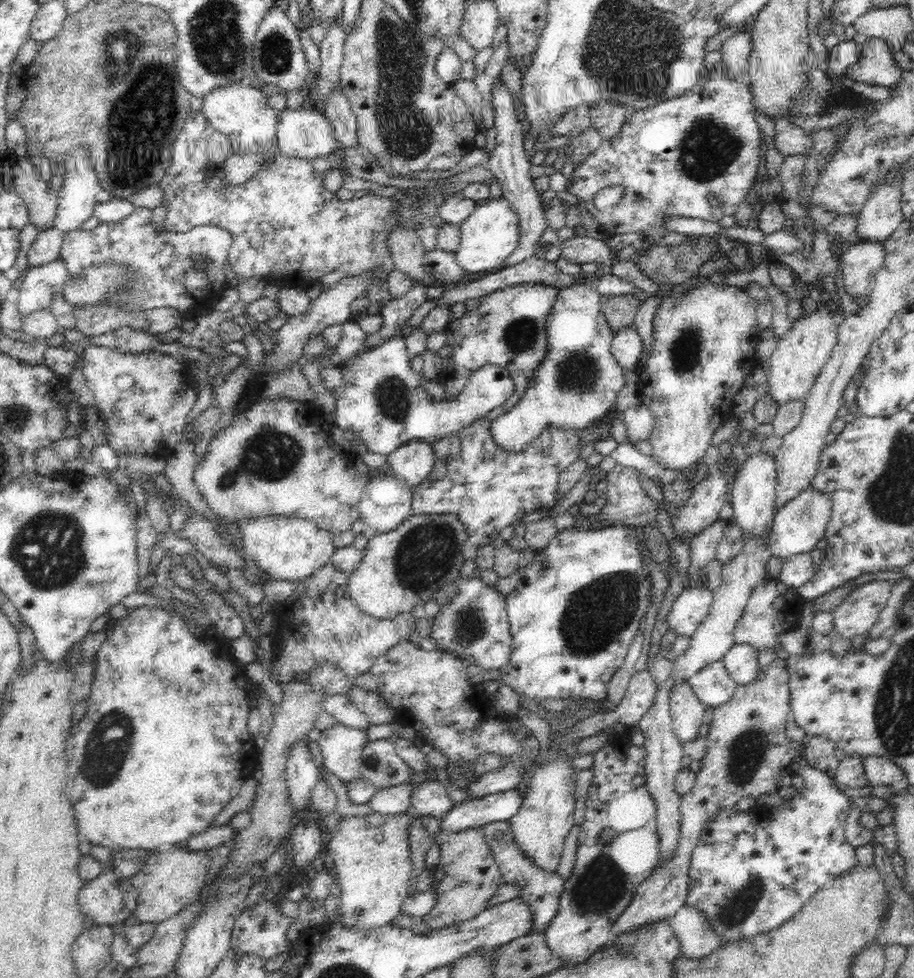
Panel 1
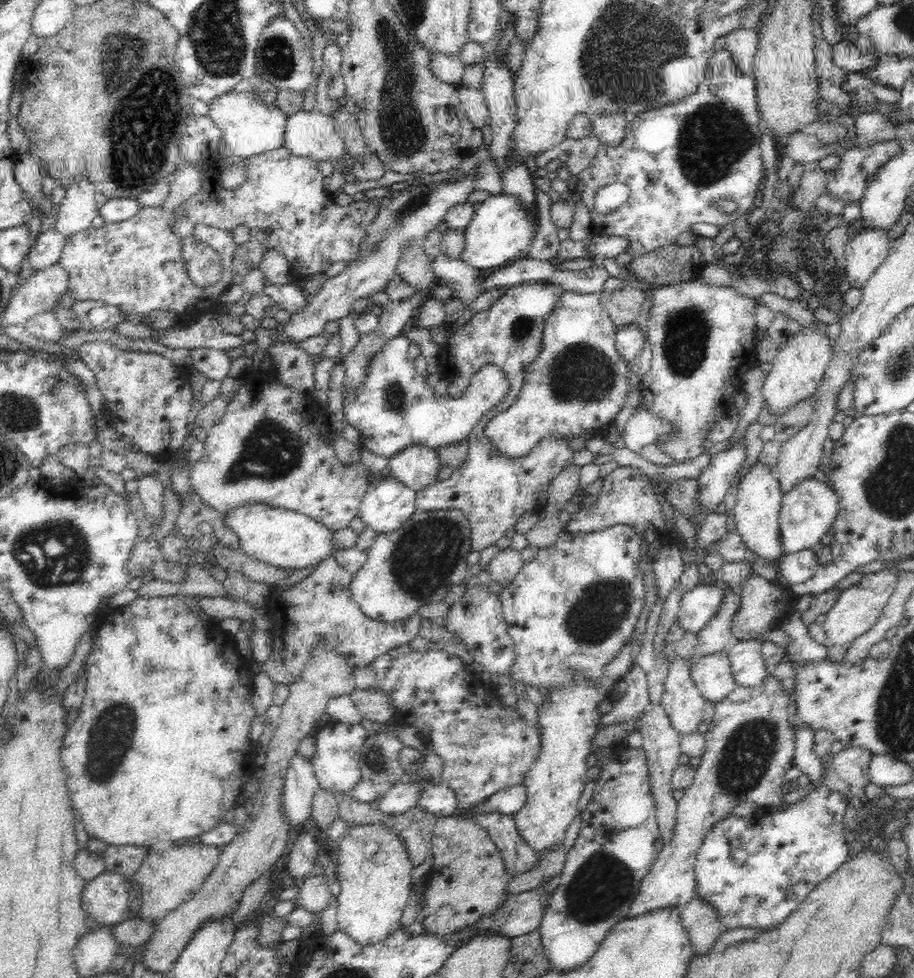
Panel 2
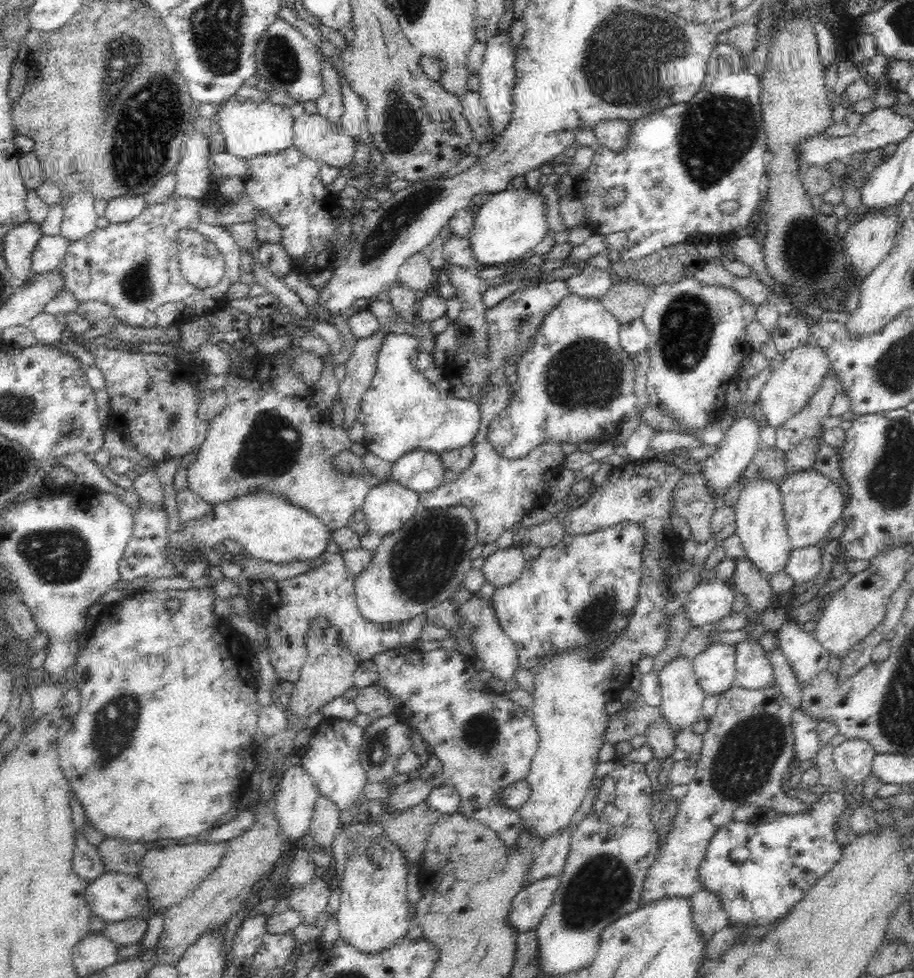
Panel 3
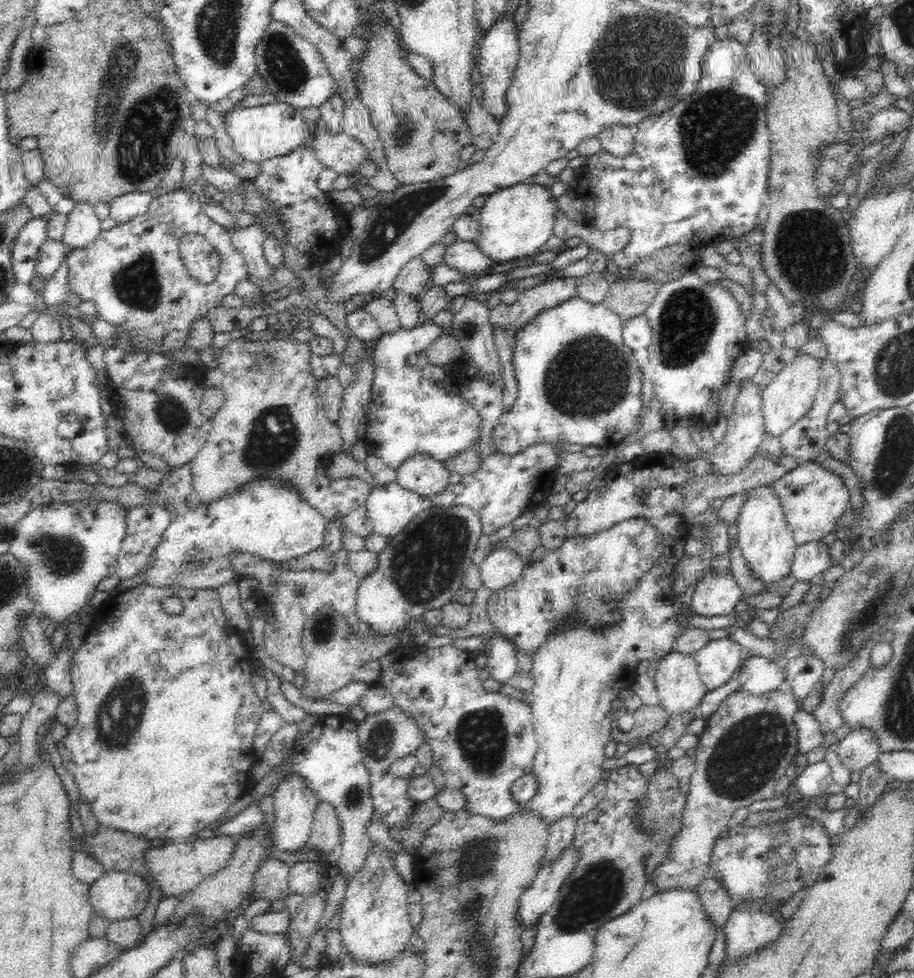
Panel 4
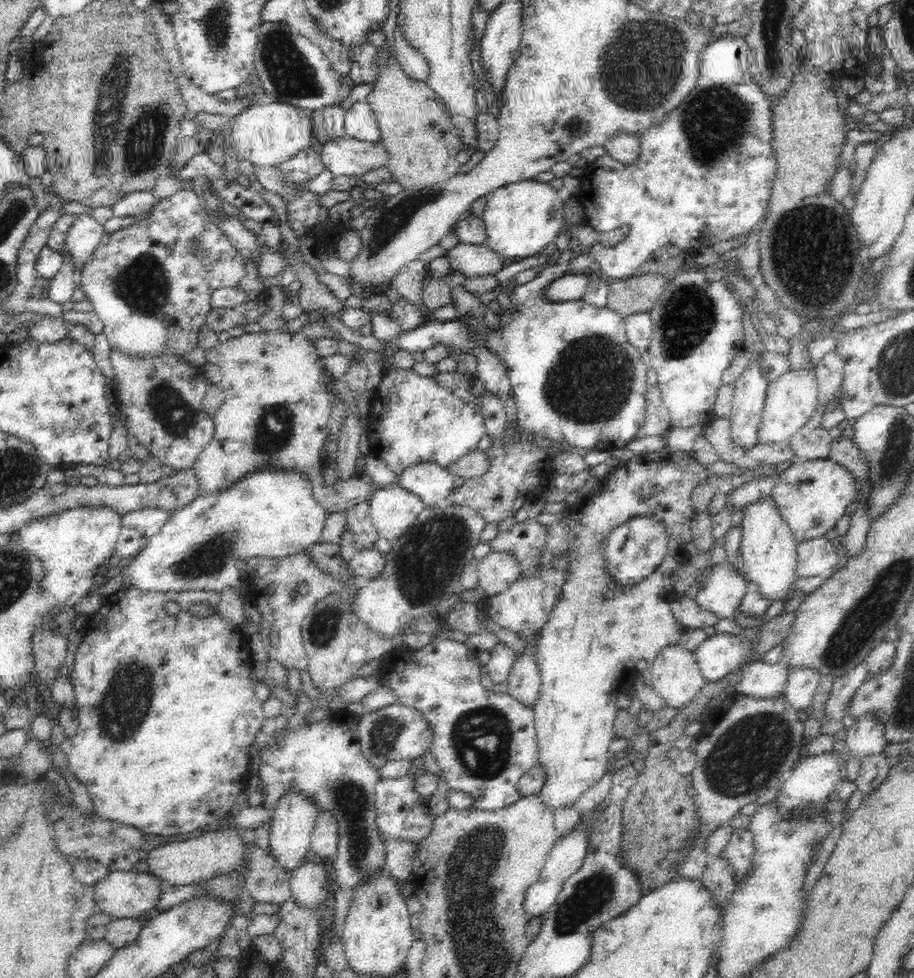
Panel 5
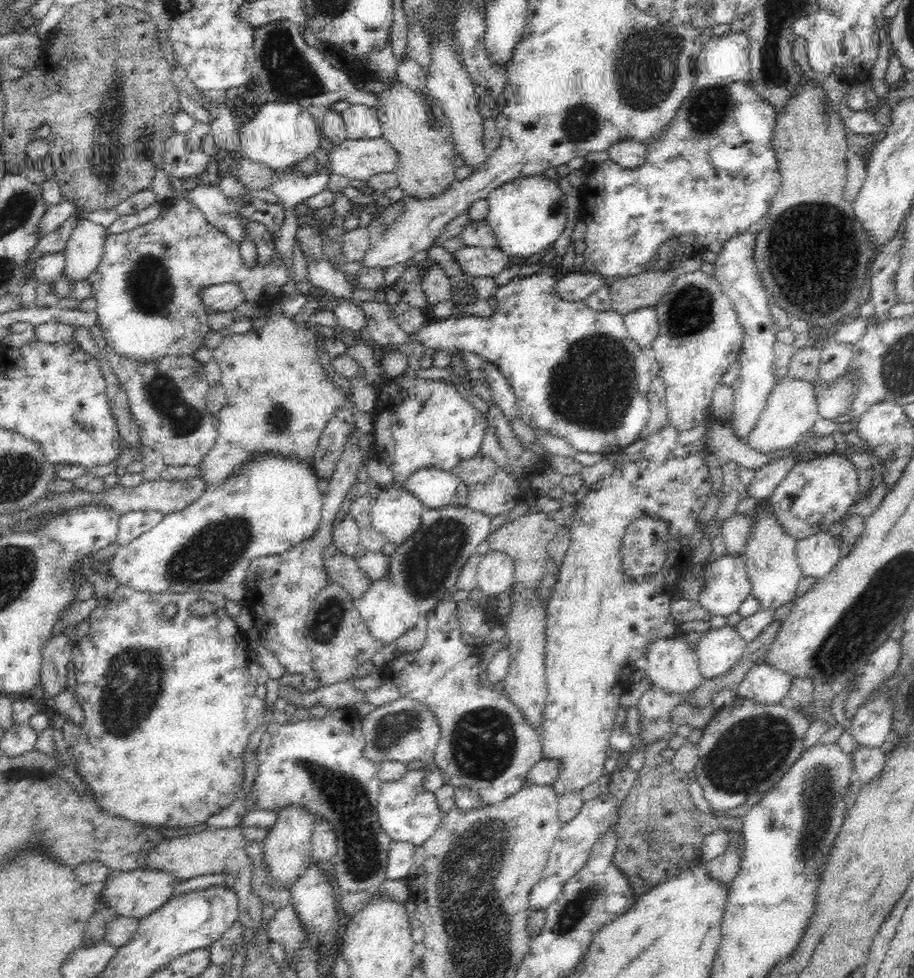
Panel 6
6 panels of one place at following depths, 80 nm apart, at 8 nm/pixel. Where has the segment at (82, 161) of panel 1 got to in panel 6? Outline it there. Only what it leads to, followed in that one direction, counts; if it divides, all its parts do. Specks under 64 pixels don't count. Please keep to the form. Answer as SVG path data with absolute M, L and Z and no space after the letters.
M81 217L67 240L65 268L61 276L66 277L71 284L74 284L74 282L87 280L90 274L96 272L103 258L106 236L106 229L103 226Z

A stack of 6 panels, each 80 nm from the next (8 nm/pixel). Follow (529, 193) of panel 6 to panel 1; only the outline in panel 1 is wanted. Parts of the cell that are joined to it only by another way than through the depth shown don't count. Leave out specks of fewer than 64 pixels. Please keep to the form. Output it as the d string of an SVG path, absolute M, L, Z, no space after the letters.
M504 197L498 200L488 200L487 204L480 204L472 211L472 214L462 222L460 226L460 244L454 250L456 261L459 262L460 267L467 272L467 275L479 272L490 272L501 269L501 265L511 256L512 252L518 246L520 240L520 229L518 226L518 215L516 211L511 208L511 203Z

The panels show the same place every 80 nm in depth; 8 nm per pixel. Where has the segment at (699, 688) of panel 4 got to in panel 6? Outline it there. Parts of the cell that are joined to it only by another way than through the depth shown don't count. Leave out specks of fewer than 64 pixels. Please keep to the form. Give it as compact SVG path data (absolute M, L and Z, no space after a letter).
M682 634L672 638L672 640L658 638L658 640L650 642L645 657L648 661L645 670L652 685L664 689L666 693L685 695L690 691L694 692L705 680L699 670L696 651L683 640Z

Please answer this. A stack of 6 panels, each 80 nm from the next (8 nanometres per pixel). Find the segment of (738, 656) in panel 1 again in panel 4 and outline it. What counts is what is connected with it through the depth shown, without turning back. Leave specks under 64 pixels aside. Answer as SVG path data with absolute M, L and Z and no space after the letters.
M753 656L740 667L739 688L752 694L766 694L783 689L786 672L782 663L763 656Z

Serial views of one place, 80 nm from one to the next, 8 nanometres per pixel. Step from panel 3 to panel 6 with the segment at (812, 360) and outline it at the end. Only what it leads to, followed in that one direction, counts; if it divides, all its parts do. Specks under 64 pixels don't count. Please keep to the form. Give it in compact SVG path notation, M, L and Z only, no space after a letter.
M787 376L780 382L775 382L760 419L744 441L750 448L764 453L793 448L794 445L798 445L800 436L811 430L819 419L813 382Z

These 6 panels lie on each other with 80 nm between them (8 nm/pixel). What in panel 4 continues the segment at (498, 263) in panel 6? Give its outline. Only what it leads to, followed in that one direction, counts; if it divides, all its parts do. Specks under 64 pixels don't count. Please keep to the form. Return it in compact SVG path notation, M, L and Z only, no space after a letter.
M456 240L444 247L443 256L448 266L460 271L465 277L491 271L498 264L485 256L476 243L468 240Z

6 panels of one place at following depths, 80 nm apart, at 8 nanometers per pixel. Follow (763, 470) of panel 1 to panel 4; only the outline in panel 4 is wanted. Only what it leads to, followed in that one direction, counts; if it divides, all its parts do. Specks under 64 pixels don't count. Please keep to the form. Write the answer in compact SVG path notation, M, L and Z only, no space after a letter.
M771 485L748 490L736 523L738 525L737 542L741 555L748 561L748 566L754 576L769 587L791 575L790 568L797 548L796 541L785 519L781 500L776 496Z

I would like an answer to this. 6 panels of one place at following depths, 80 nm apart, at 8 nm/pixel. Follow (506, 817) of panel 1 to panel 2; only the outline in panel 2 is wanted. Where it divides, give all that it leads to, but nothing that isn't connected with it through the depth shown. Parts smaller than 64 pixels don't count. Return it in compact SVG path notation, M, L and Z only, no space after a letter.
M523 783L509 786L507 789L496 791L496 794L492 794L490 798L487 798L478 804L476 808L472 810L456 810L454 817L464 817L464 819L470 819L476 813L502 813L514 815L518 812L524 804L526 804L526 787Z

